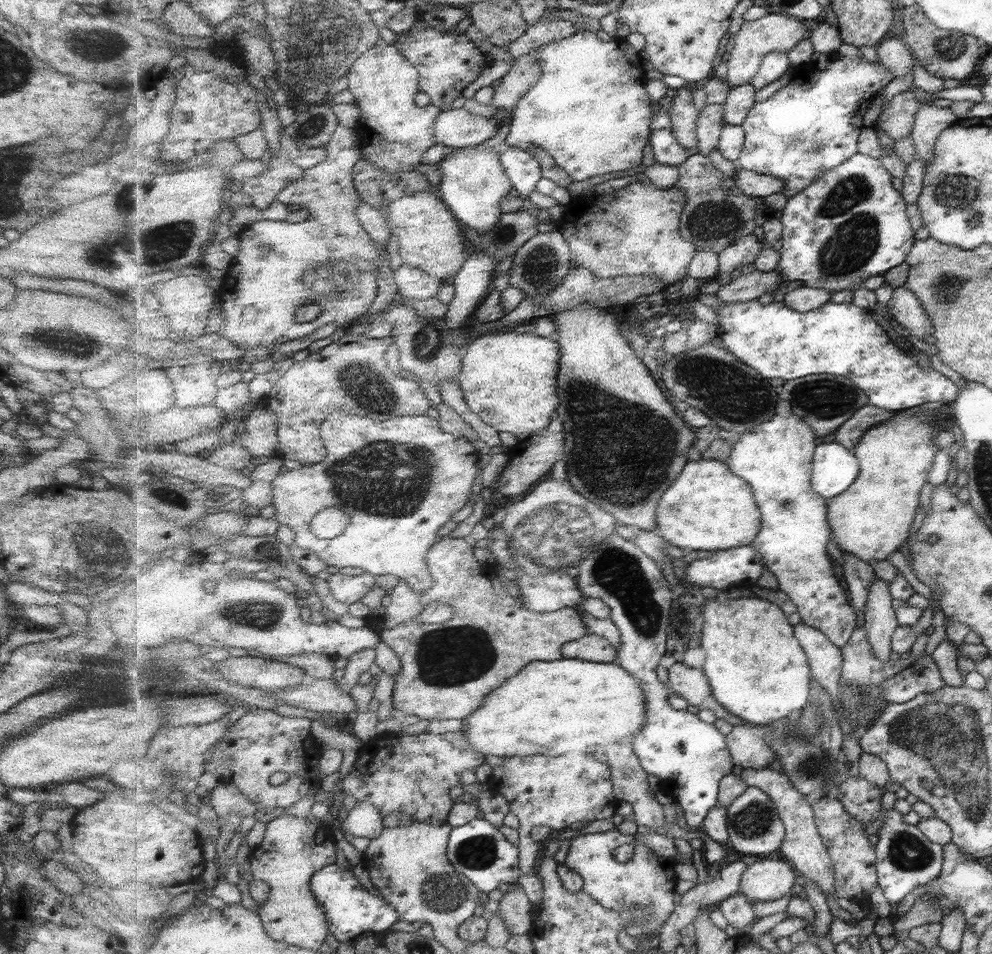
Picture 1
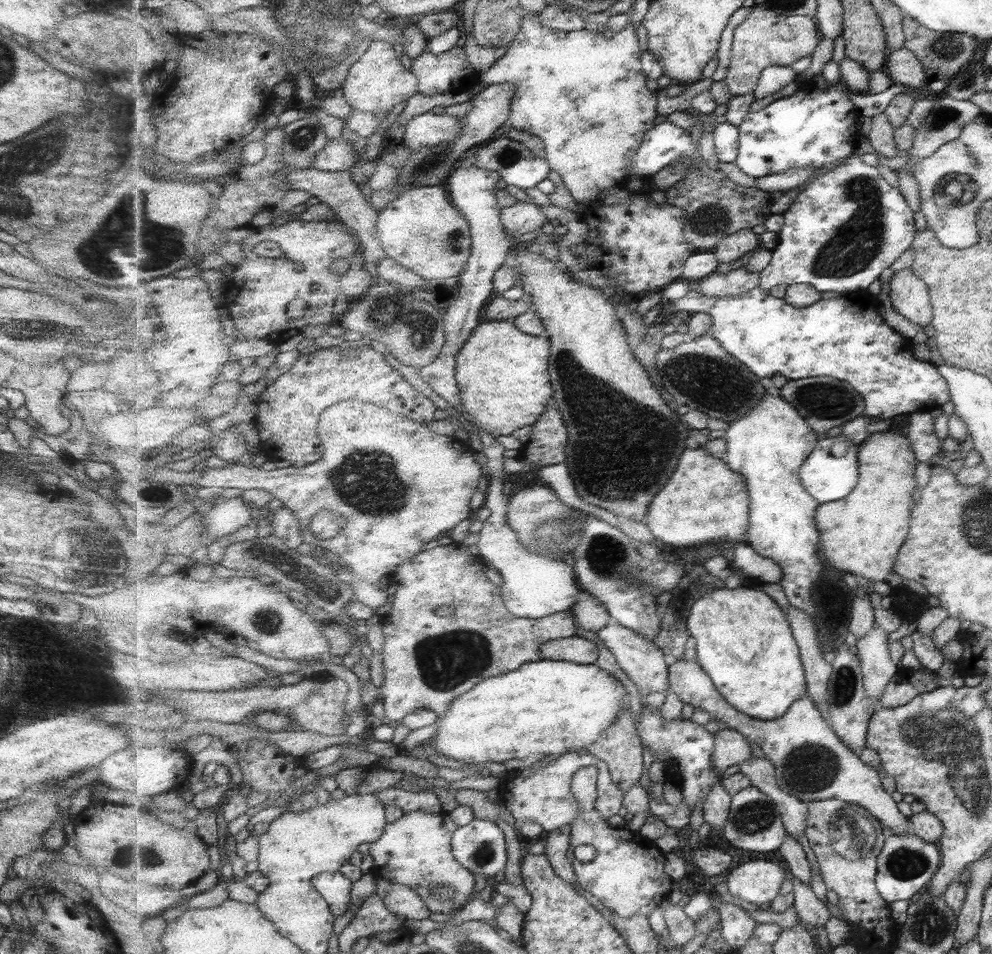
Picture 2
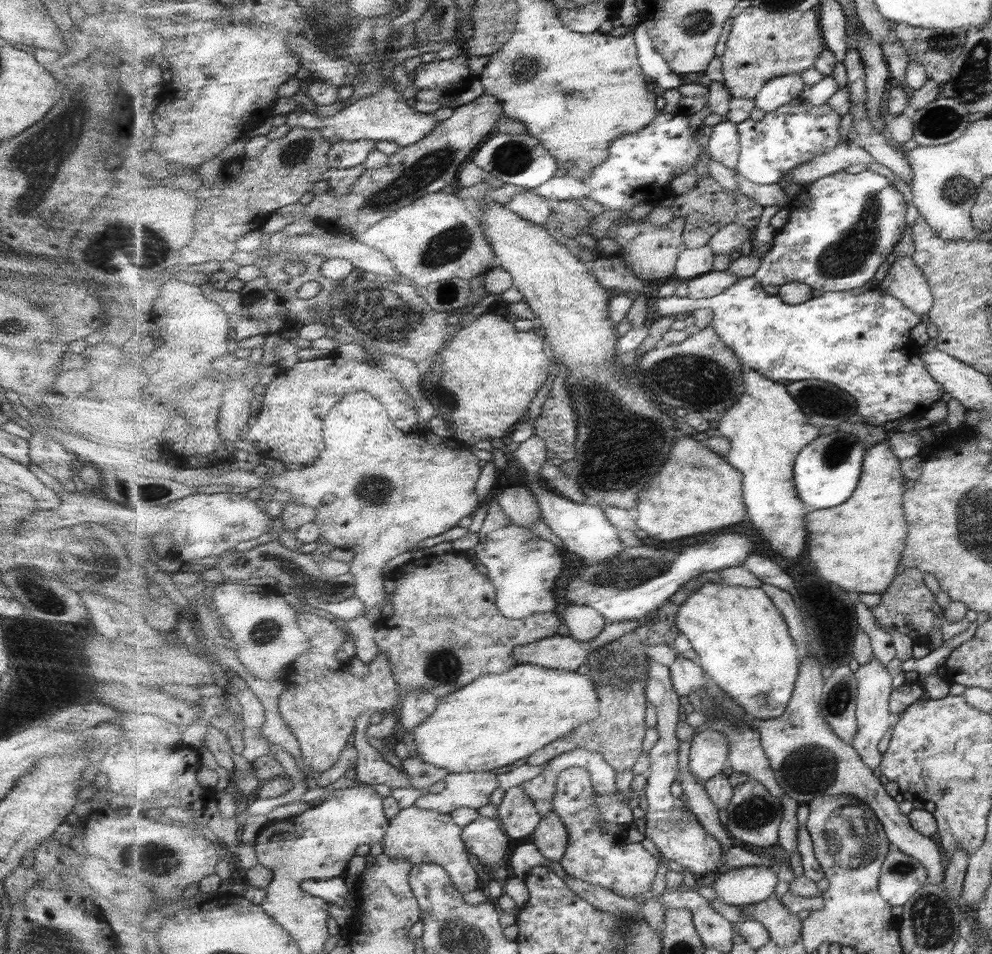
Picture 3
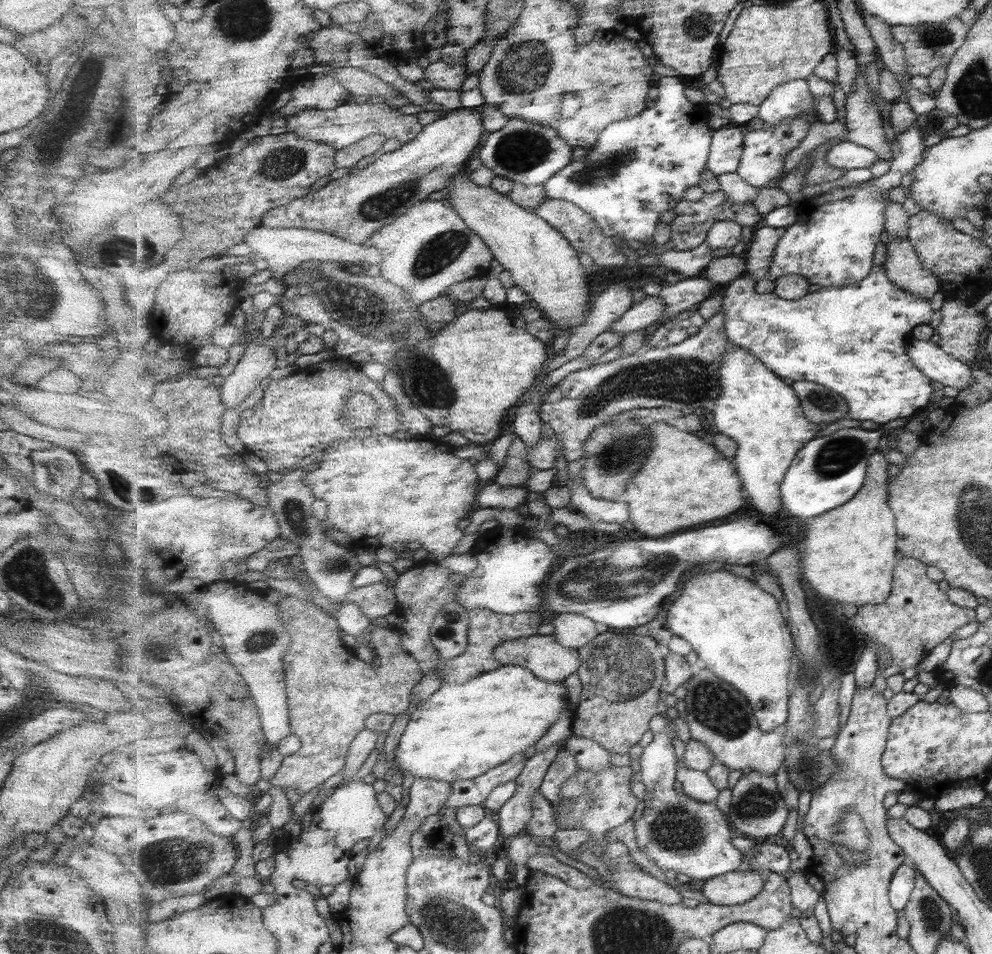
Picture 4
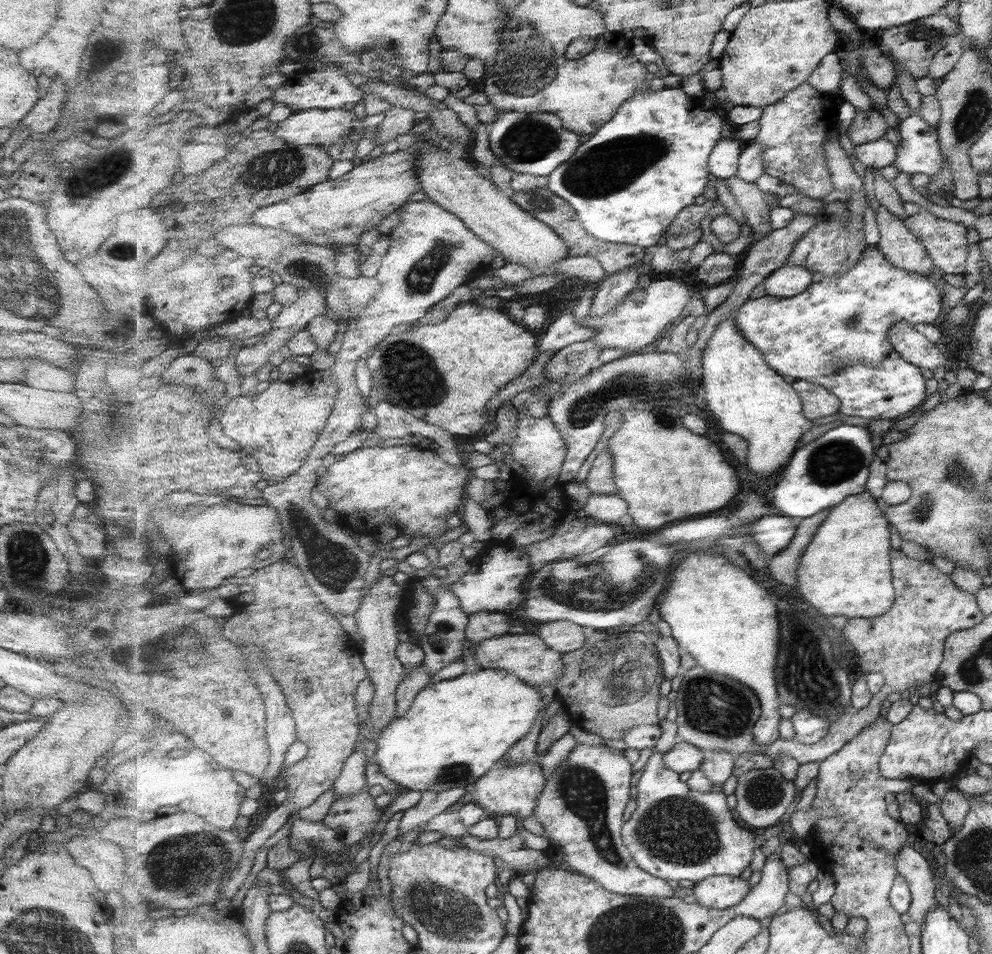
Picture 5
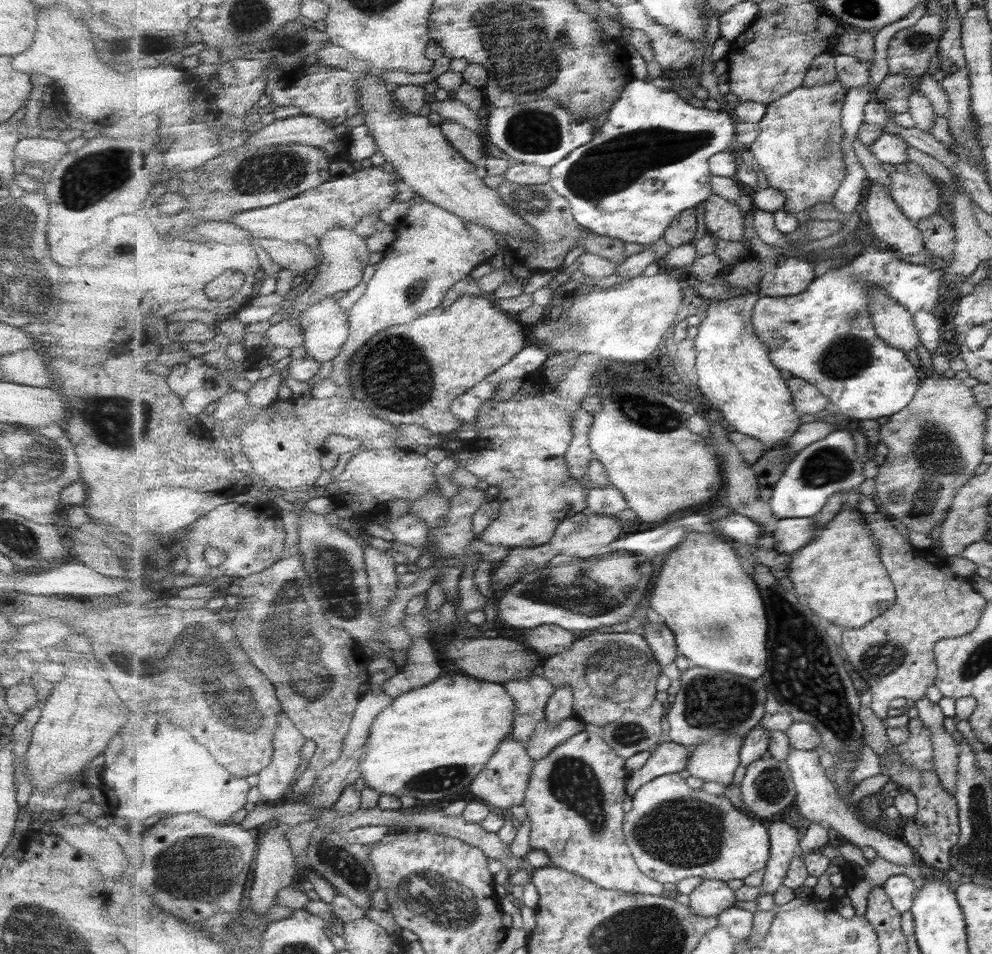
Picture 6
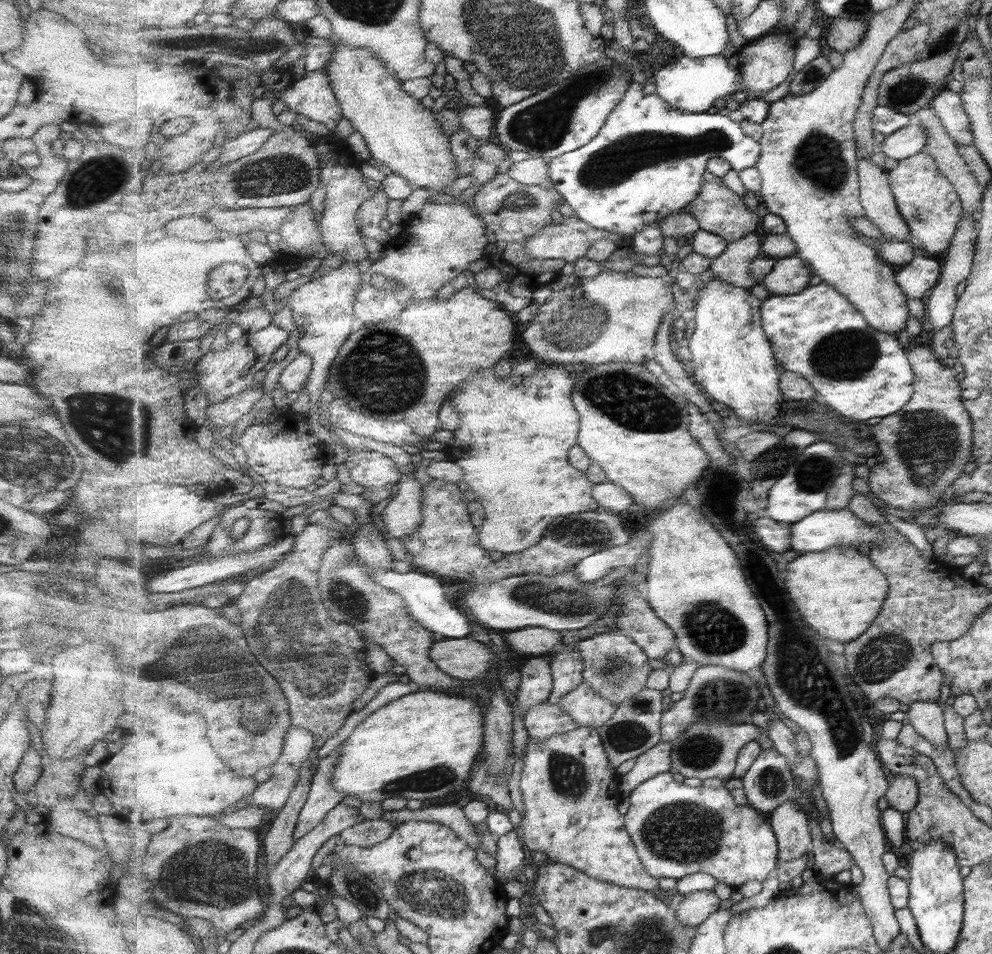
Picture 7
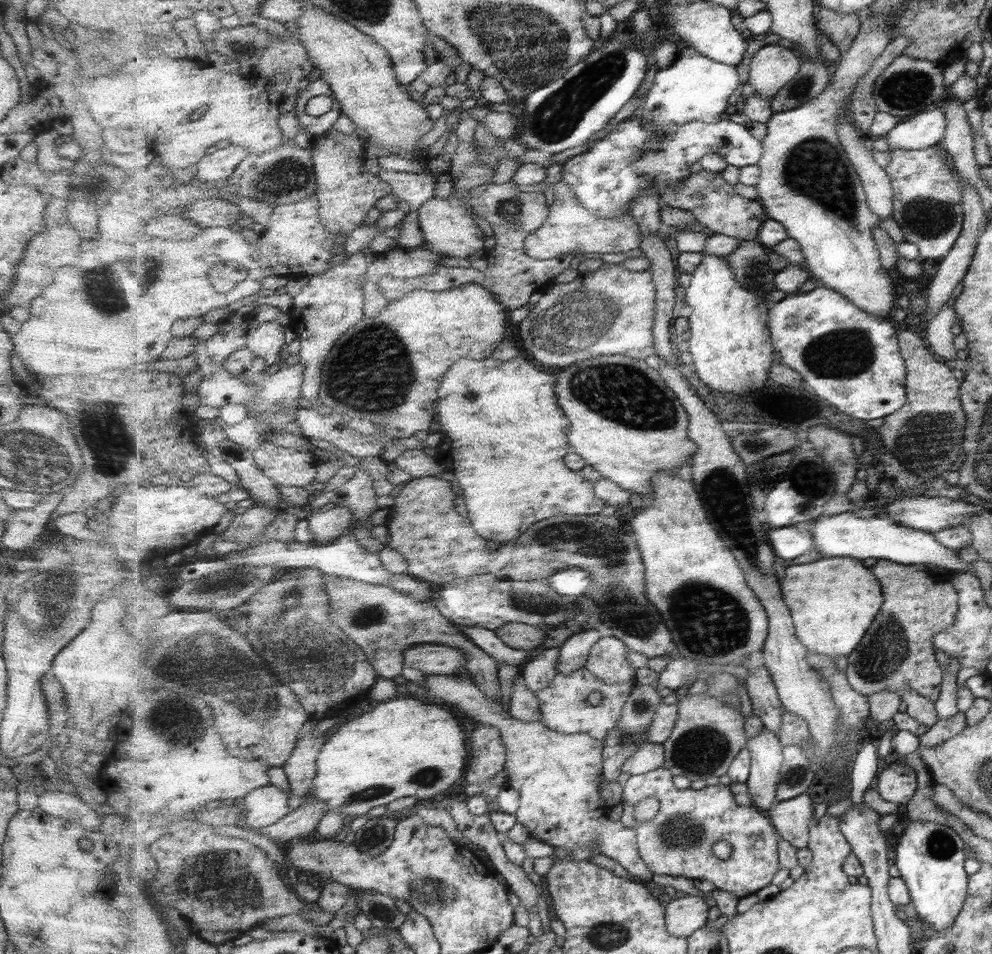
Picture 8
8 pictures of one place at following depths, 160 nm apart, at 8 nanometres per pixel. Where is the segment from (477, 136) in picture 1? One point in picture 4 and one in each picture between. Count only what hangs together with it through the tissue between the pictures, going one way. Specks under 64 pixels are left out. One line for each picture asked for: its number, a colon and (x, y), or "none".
2: (428, 129)
3: (386, 115)
4: (341, 127)

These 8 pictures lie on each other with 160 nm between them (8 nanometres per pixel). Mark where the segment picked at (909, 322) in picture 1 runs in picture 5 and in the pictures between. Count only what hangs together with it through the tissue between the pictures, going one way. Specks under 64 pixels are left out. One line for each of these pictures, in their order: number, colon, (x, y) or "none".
2: (910, 296)
3: (905, 280)
4: (903, 265)
5: (904, 249)

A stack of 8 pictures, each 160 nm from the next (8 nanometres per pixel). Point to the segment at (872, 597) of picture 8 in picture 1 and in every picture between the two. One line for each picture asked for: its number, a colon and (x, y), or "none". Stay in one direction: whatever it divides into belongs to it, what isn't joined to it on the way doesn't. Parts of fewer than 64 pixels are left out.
1: (896, 457)
2: (862, 534)
3: (858, 545)
4: (849, 555)
5: (847, 569)
6: (840, 573)
7: (841, 592)

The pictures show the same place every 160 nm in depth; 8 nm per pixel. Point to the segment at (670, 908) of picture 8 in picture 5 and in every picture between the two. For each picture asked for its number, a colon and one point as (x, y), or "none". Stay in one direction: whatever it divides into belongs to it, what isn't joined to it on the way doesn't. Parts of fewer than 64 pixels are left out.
5: (723, 892)
6: (712, 897)
7: (695, 908)

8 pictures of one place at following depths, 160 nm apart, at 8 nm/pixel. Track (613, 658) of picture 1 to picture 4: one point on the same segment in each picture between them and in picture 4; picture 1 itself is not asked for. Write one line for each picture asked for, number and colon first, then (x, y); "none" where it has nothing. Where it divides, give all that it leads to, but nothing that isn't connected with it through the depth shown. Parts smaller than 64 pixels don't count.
2: (580, 650)
3: (558, 652)
4: (543, 655)

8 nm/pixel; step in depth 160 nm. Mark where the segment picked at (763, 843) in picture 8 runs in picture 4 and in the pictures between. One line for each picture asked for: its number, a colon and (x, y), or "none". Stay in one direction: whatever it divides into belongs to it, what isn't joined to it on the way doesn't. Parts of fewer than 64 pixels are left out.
4: (680, 833)
5: (676, 833)
6: (674, 831)
7: (678, 830)

